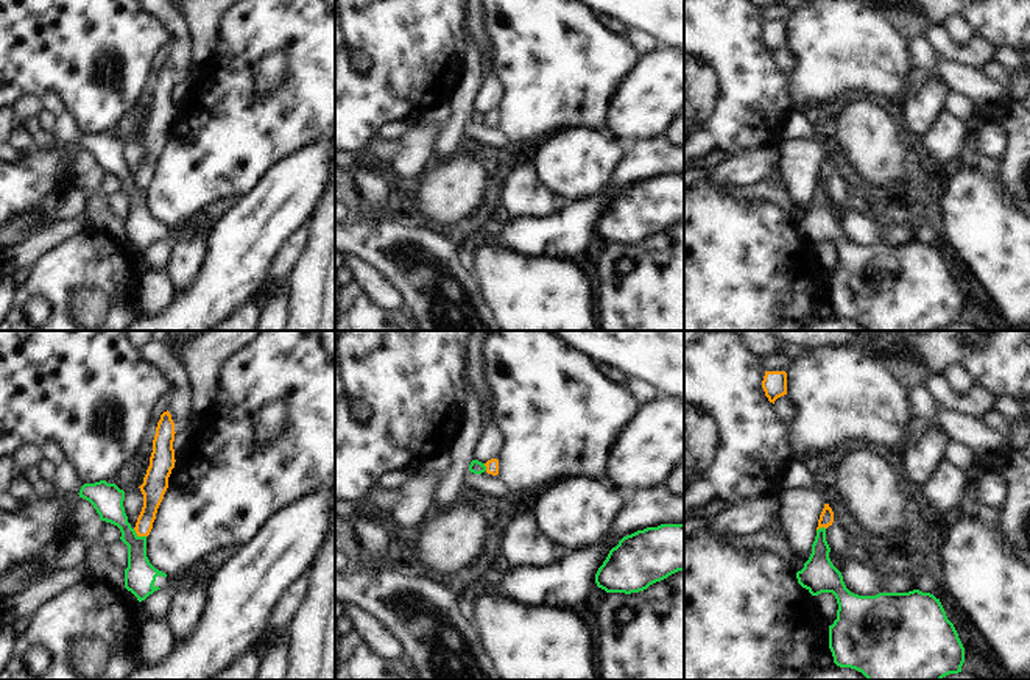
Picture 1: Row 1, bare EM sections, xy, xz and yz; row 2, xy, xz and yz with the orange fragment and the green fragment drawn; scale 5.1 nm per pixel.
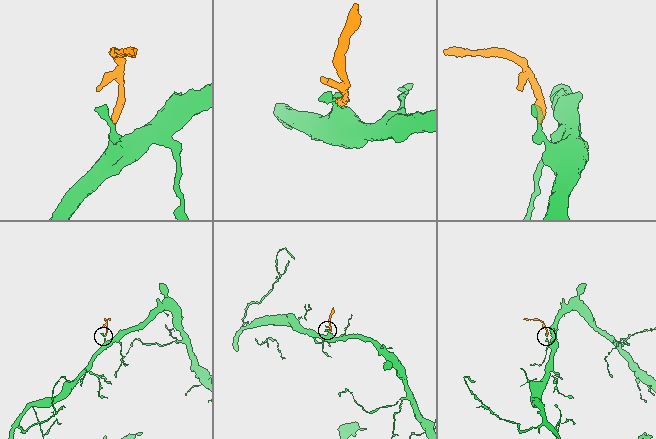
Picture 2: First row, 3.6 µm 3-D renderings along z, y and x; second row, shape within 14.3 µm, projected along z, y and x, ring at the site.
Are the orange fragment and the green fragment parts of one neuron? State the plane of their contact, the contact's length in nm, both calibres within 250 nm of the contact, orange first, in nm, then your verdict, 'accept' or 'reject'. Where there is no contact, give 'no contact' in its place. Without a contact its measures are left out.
contact in xy; length 80 nm; calibres 120 and 160 nm; reject

